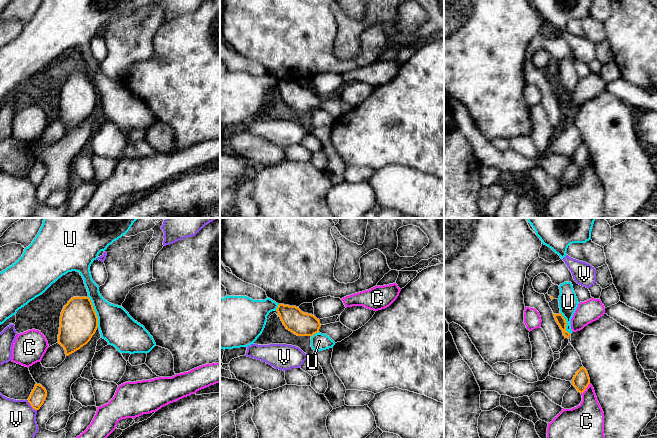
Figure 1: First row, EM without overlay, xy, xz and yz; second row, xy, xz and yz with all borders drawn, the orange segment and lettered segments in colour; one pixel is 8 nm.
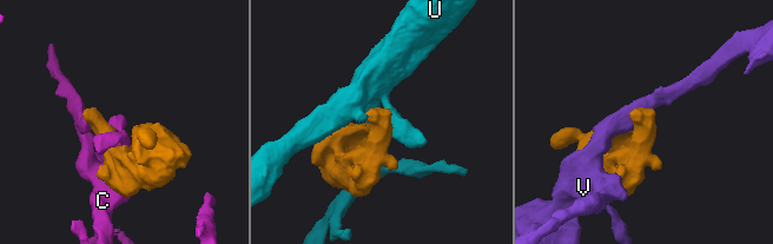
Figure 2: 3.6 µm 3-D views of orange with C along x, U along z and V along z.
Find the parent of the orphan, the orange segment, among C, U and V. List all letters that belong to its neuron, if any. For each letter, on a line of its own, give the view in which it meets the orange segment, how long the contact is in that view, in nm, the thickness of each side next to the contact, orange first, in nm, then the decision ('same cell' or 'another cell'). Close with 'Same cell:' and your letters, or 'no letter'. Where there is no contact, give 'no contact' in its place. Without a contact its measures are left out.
C: yz | 110 nm | 140/260 nm | another cell
U: xy | 260 nm | 300/280 nm | another cell
V: xy | 120 nm | 130/280 nm | another cell
Same cell: no letter

